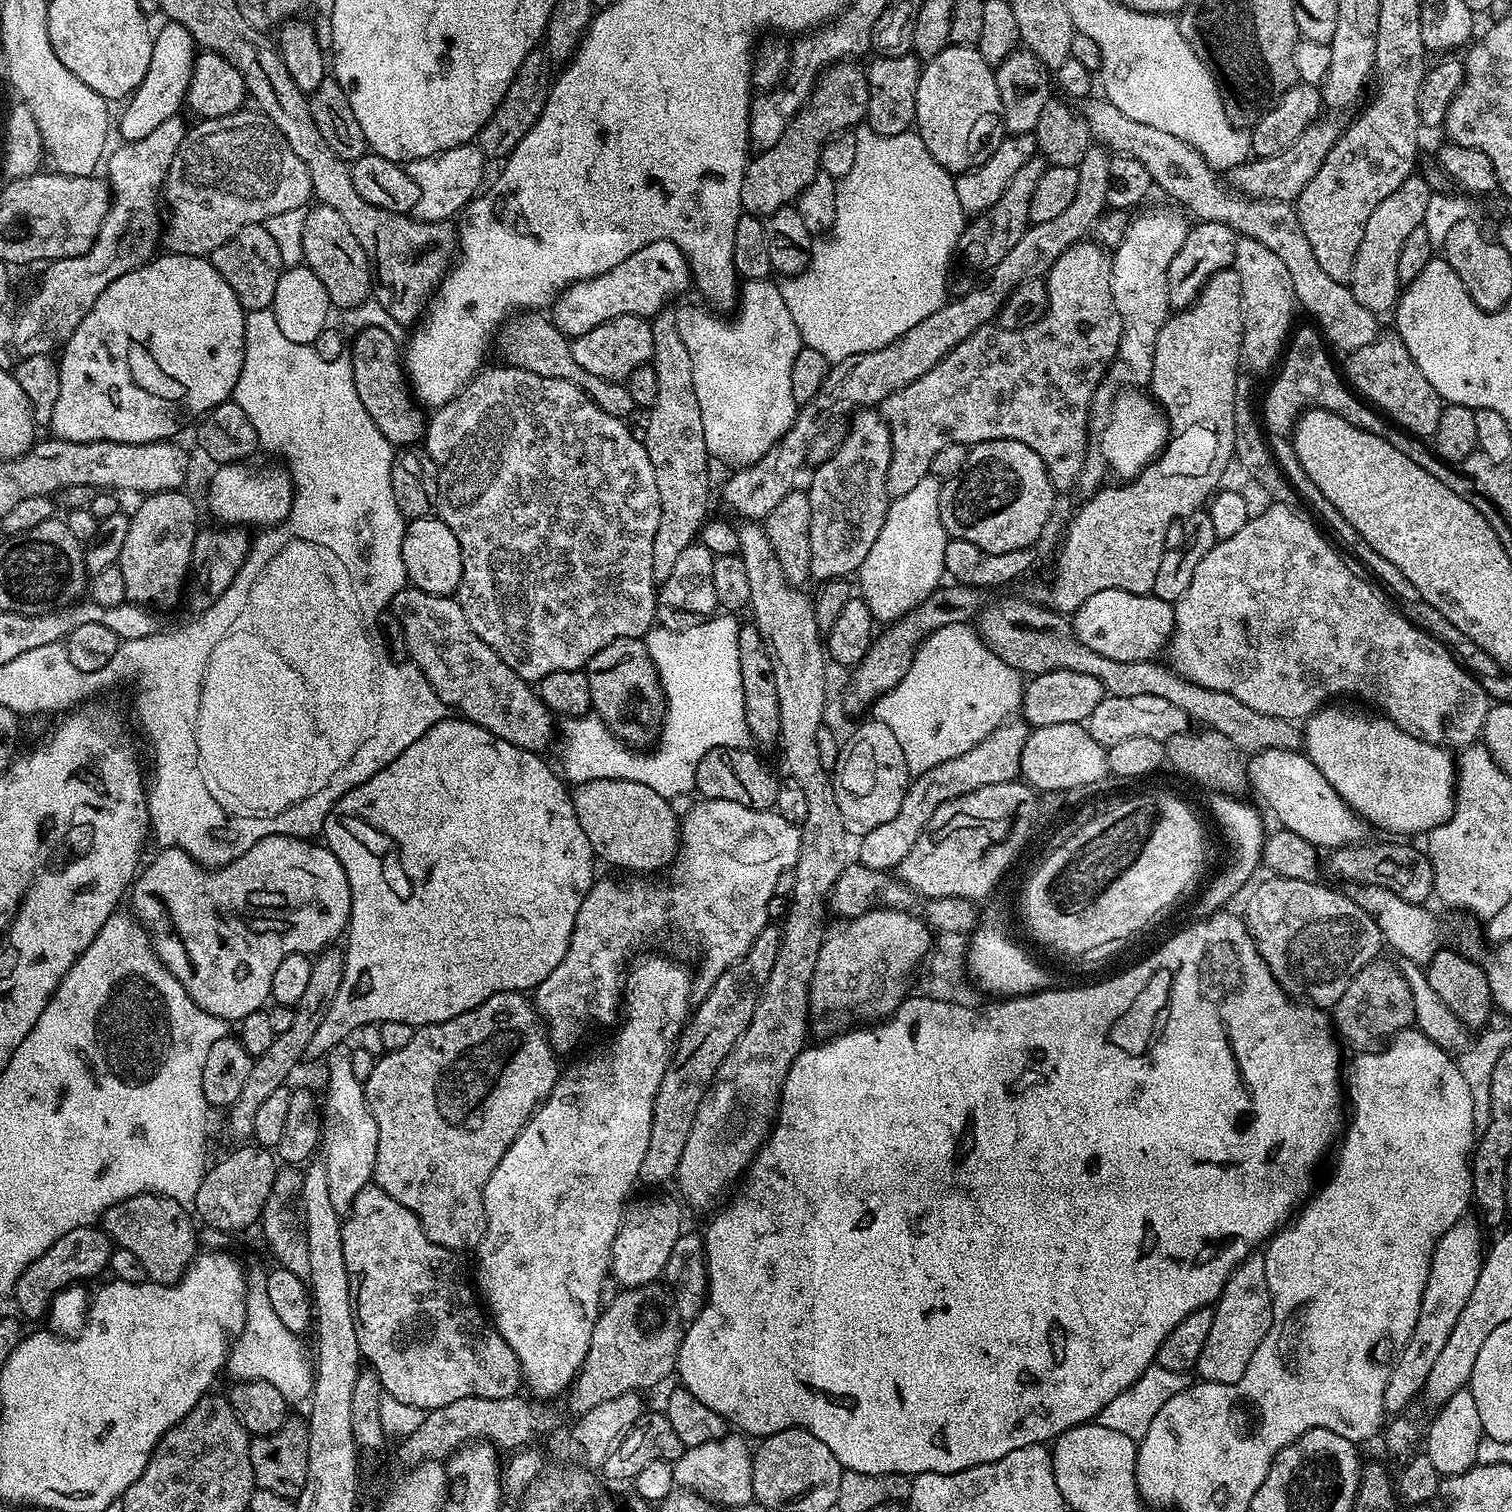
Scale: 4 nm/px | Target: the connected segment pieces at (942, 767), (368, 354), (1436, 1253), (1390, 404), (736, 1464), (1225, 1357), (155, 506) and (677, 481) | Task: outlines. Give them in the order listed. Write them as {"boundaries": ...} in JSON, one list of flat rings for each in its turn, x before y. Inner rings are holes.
{"boundaries":[[[1009,719,997,726,989,736,982,738,978,746,966,750,966,754,958,754,958,758,950,758,950,762,942,762,934,766,934,770,926,770,921,776,915,777,908,785,906,798,902,798,898,814,894,814,890,822,885,822,859,837,859,863,879,872,899,869,902,858,910,854,910,846,918,842,918,838,924,833,924,827,930,822,938,806,970,794,982,786,1013,783,1020,776,1022,750,1028,741,1029,731,1029,725,1023,719]],[[378,326,357,331,352,338,350,355,353,364,354,390,358,390,358,398,362,398,362,406,366,406,366,414,370,414,374,426,382,430,382,434,392,445,419,445,426,431,426,412,423,407,417,406,410,399,410,392,406,387,406,369,401,345,386,330]],[[1460,1216,1458,1222,1454,1222,1454,1226,1446,1230,1446,1234,1442,1234,1432,1251,1430,1274,1426,1290,1422,1294,1422,1306,1418,1310,1418,1322,1404,1347,1395,1353,1392,1367,1388,1369,1386,1394,1382,1394,1385,1413,1403,1413,1400,1411,1410,1407,1412,1399,1415,1396,1417,1399,1423,1393,1424,1383,1426,1378,1430,1378,1430,1370,1438,1353,1446,1347,1450,1330,1454,1330,1454,1322,1458,1322,1458,1317,1462,1315,1462,1310,1474,1290,1474,1282,1478,1282,1478,1274,1486,1255,1486,1244,1480,1241,1481,1221,1473,1216]],[[1377,335,1374,342,1351,353,1347,360,1347,383,1369,405,1375,406,1385,417,1391,418,1401,429,1417,438,1435,437,1442,411,1441,398,1434,386,1426,382,1426,374,1418,370,1414,358,1410,358,1410,350,1406,350,1399,336]],[[725,1434,720,1440,702,1442,702,1446,685,1448,683,1454,672,1465,676,1488,696,1492,717,1506,729,1504,729,1509,732,1510,743,1504,753,1503,752,1452,739,1440,739,1435,732,1435,736,1434]],[[1260,1254,1247,1256,1242,1263,1228,1275,1220,1298,1214,1305,1210,1335,1206,1338,1206,1346,1202,1346,1202,1354,1198,1354,1194,1372,1201,1381,1209,1384,1233,1384,1246,1374,1246,1366,1250,1366,1250,1358,1254,1358,1254,1350,1266,1338,1272,1325,1272,1295,1266,1286,1266,1270,1264,1257]],[[177,490,175,492,154,492,143,497,144,500,136,508,136,513,131,513,130,530,126,530,126,542,122,542,122,554,118,561,122,570,122,579,126,582,126,601,134,604,142,604,151,606,153,609,172,608,176,603,181,603,182,597,186,592,186,585,190,580,192,572,192,551,194,550,194,542,196,541,196,533,198,531,198,523,196,524,196,504,187,496,187,491]],[[665,310,651,321,654,350,650,363,658,378,658,398,647,409,648,425,642,431,644,449,650,454,654,478,658,481,658,534,654,534,654,578,662,582,670,578,674,562,682,550,697,539,708,512,708,447,702,434,702,410,698,410,698,394,694,394,694,362,682,334,678,334,676,313]]]}

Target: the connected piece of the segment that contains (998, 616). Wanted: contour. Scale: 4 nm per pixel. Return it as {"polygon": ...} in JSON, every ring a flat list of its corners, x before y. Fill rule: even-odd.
{"polygon":[[1000,600,997,604,989,603,981,611,978,617,978,631,984,645,1002,662,1006,662,1010,667,1015,668,1021,674,1029,677,1041,676,1054,670,1074,670,1078,674,1090,674,1090,678,1098,678,1098,682,1104,684,1104,691,1110,696,1121,696,1122,698,1134,698,1134,694,1154,694,1158,698,1166,698,1174,702,1180,710,1187,713,1189,719,1193,721,1201,720,1205,729,1226,734,1230,742,1239,748,1241,753,1255,754,1266,750,1296,750,1302,744,1302,732,1291,720,1283,720,1270,714,1262,714,1258,710,1250,710,1246,702,1238,702,1234,694,1222,694,1222,690,1206,690,1206,686,1198,686,1186,678,1182,678,1171,667,1160,662,1143,660,1142,662,1114,662,1114,658,1102,658,1098,650,1090,650,1076,636,1076,629,1073,628,1071,619,1067,615,1061,614,1043,603,1031,604,1028,600]]}

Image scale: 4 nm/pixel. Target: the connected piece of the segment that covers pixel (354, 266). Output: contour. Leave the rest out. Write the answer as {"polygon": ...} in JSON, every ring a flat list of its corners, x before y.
{"polygon":[[321,203,315,207,307,209,306,226,302,226,304,264,318,276,332,306,340,310,356,307,369,299,372,290,372,272,368,269,366,250,358,246,358,238,354,238,338,210,330,210,330,206]]}

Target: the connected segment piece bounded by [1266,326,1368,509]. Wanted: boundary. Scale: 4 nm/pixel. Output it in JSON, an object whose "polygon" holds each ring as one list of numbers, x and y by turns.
{"polygon":[[1309,326,1309,328,1299,328,1297,327,1291,333,1290,343,1283,353,1282,363,1279,365,1279,368,1281,367,1280,377,1268,388,1269,402,1280,405,1277,406,1276,412,1269,414,1269,424,1267,422,1266,428,1269,433,1271,431,1276,432,1277,438,1280,439,1276,441,1273,439,1270,445,1284,474,1288,477,1289,483,1292,485,1294,491,1302,497,1303,503,1308,503,1309,506,1307,505,1307,507,1312,509,1318,506,1321,507,1322,497,1320,491,1314,486,1314,482,1310,482,1308,475,1300,468,1296,452,1292,448,1292,441,1289,439,1289,436,1294,427,1294,417,1297,415,1298,410,1321,408,1322,410,1330,410,1334,414,1346,418,1346,422,1350,422,1360,428,1362,427,1362,422,1368,420,1366,418,1366,409,1368,406,1349,387,1345,377,1341,373,1340,376,1336,373,1336,368,1332,365,1331,358,1328,357,1329,349,1322,339,1321,333,1312,326]]}

